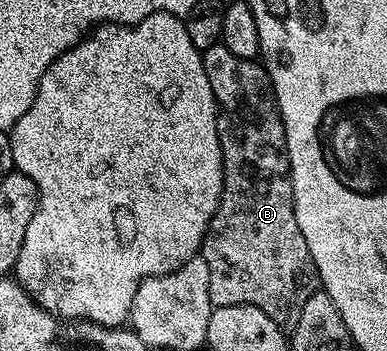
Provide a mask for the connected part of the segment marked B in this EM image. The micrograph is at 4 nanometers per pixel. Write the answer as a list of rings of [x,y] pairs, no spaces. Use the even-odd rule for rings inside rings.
[[[222,43],[202,50],[202,54],[205,63],[205,75],[209,75],[209,87],[213,87],[213,95],[215,96],[217,135],[219,136],[221,155],[223,156],[221,199],[217,211],[209,223],[207,233],[203,237],[203,248],[201,250],[205,263],[209,263],[209,299],[212,306],[215,307],[220,305],[252,305],[261,311],[265,311],[265,315],[269,315],[269,319],[273,319],[273,323],[277,323],[277,327],[290,331],[297,327],[297,319],[301,319],[301,307],[305,307],[309,295],[317,292],[321,282],[317,267],[313,263],[313,255],[309,255],[309,243],[305,243],[305,235],[301,235],[301,227],[297,227],[293,183],[291,182],[291,164],[287,158],[287,140],[285,139],[283,120],[279,114],[279,104],[275,98],[275,92],[271,86],[267,70],[263,68],[258,60],[241,59],[241,55],[233,55],[233,51],[229,51],[229,47],[225,47]]]

